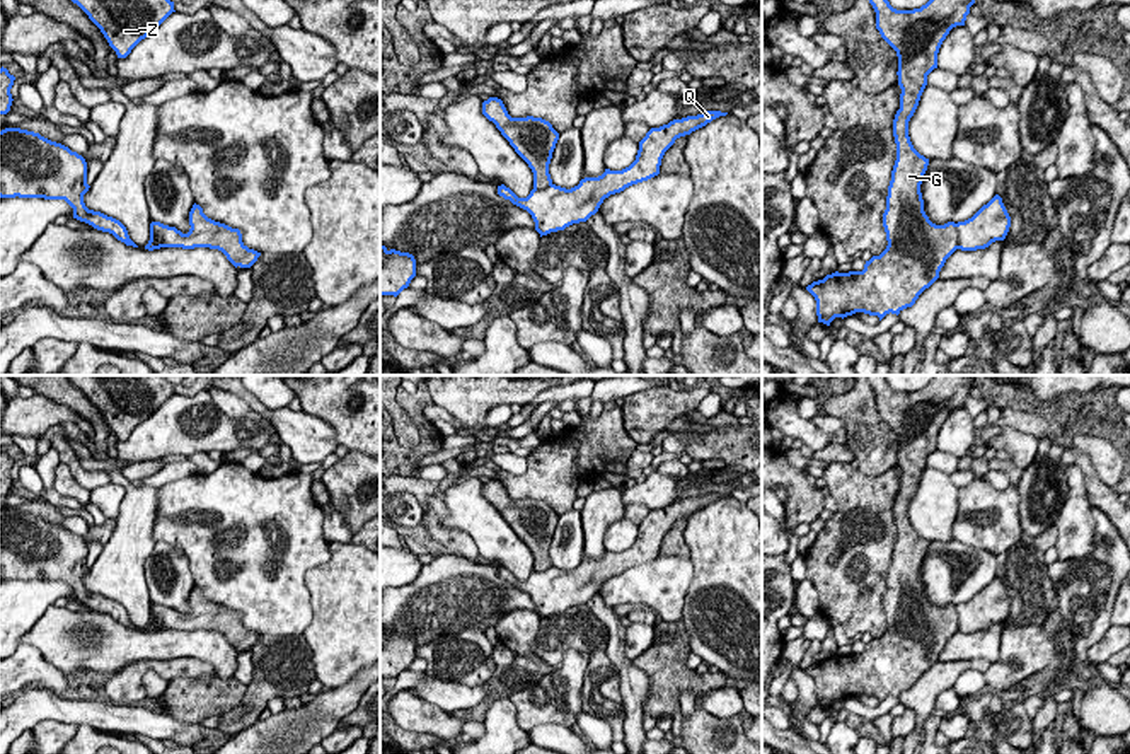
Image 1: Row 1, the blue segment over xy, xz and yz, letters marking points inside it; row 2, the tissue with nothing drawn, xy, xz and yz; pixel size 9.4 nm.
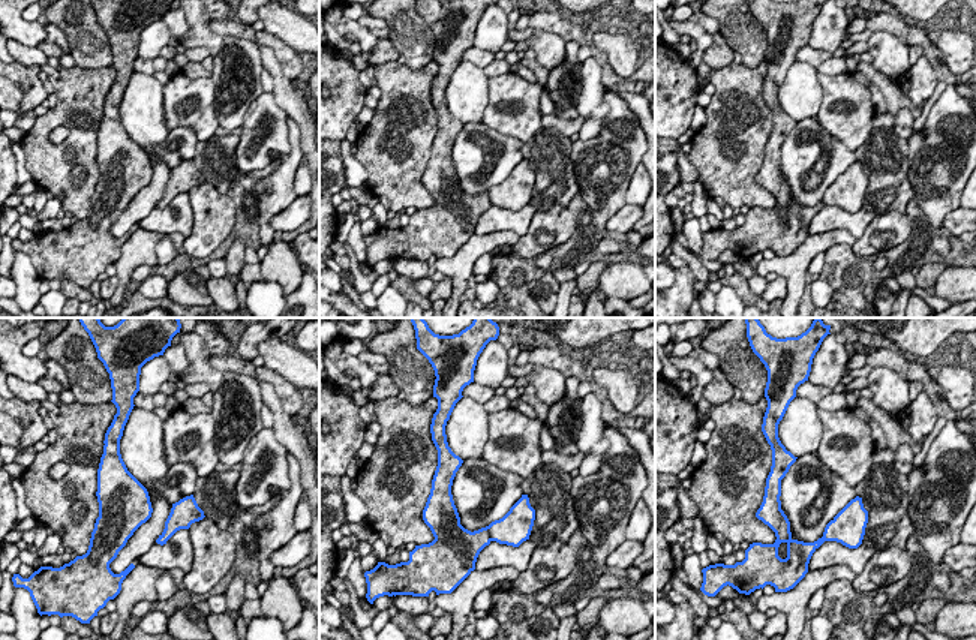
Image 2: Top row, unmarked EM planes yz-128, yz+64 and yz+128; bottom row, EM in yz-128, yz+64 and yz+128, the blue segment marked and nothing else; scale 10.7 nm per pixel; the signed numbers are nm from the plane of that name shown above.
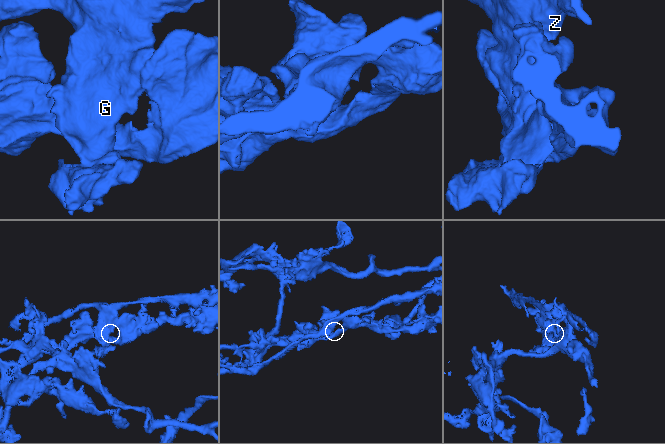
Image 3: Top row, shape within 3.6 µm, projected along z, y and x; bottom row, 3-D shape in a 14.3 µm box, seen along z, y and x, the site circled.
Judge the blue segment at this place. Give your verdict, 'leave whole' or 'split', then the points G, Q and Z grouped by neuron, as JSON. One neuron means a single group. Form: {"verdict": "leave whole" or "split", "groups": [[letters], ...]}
{"verdict": "split", "groups": [["G", "Z"], ["Q"]]}

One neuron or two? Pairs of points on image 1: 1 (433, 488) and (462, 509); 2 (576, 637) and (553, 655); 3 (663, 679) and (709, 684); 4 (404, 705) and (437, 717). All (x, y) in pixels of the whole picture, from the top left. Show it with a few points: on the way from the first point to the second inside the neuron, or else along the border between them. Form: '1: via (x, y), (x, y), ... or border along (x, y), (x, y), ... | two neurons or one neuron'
1: border along (461, 481), (440, 495) | two neurons
2: via (570, 637), (558, 649) | one neuron
3: via (675, 679), (697, 683) | one neuron
4: via (413, 713), (428, 717) | one neuron

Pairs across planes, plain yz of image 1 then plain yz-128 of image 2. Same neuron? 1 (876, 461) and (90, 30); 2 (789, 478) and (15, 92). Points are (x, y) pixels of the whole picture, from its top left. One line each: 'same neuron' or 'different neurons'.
1: same neuron
2: different neurons

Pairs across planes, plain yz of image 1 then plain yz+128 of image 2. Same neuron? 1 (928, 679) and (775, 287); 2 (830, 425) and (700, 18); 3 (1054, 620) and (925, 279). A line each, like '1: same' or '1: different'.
1: different
2: same
3: different

